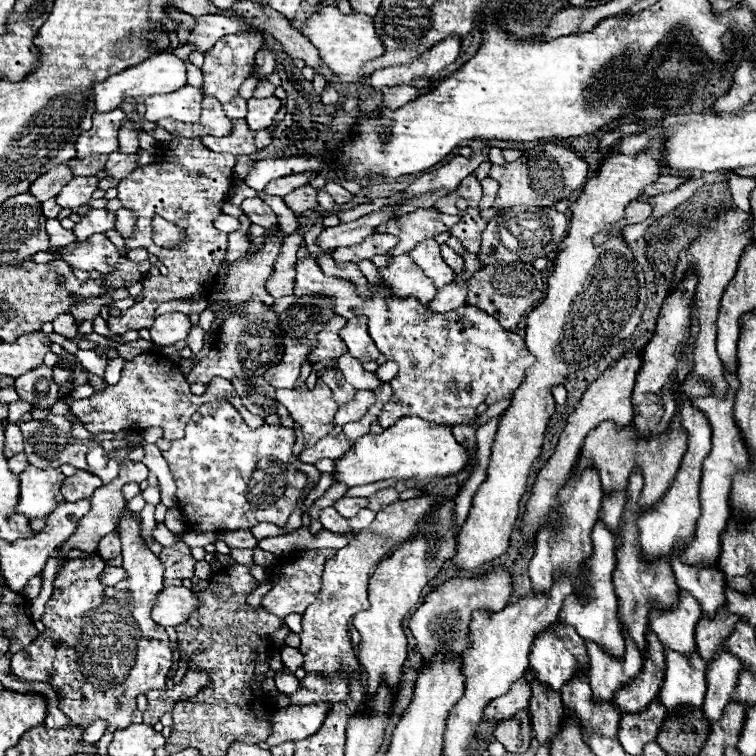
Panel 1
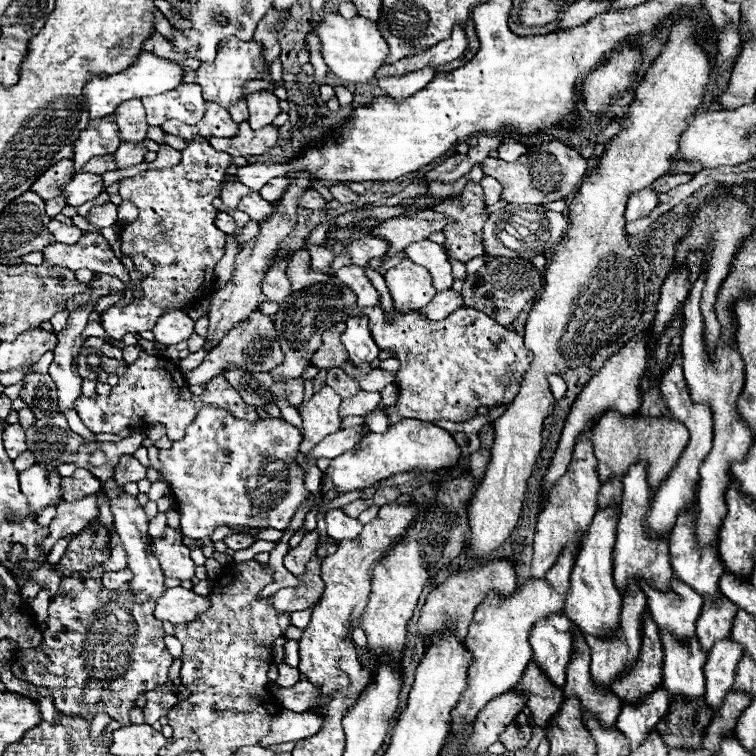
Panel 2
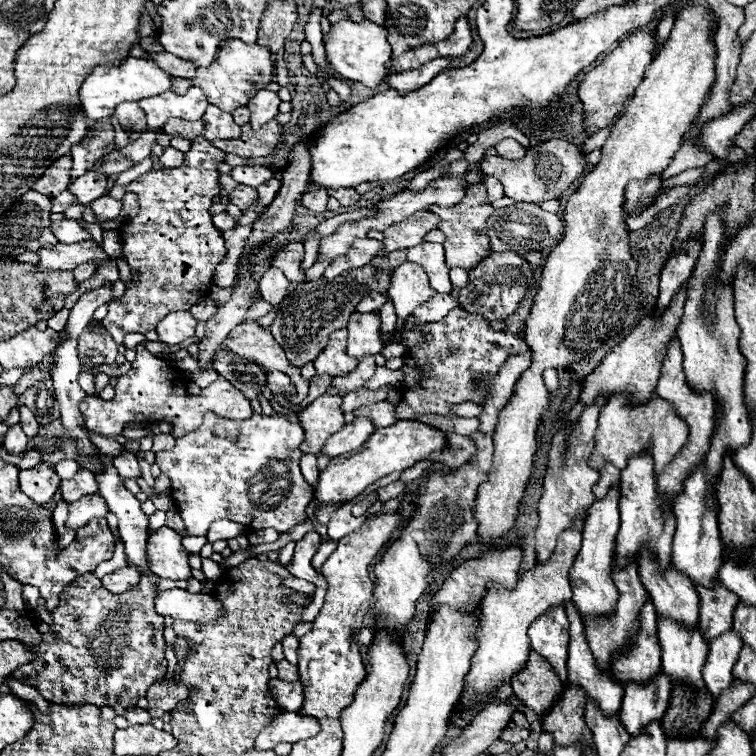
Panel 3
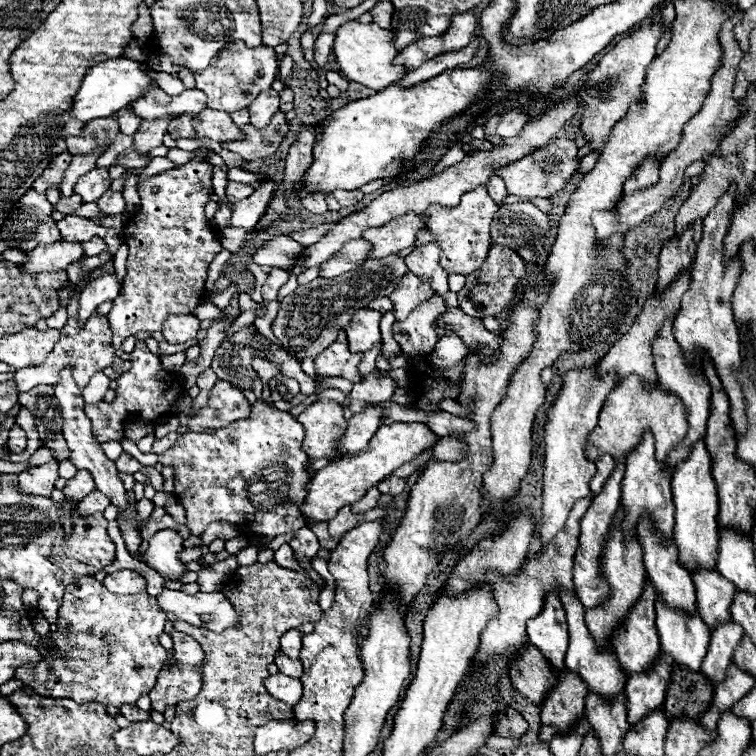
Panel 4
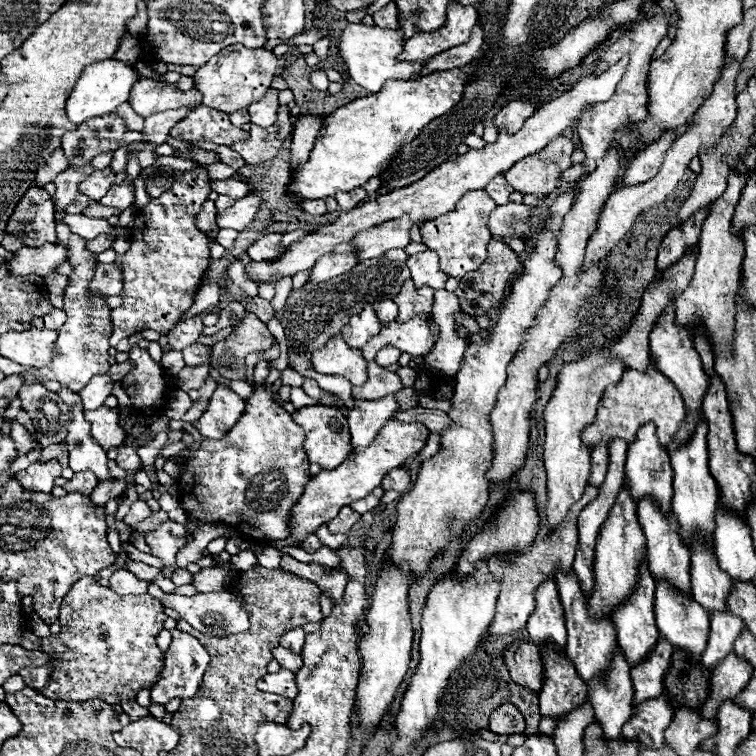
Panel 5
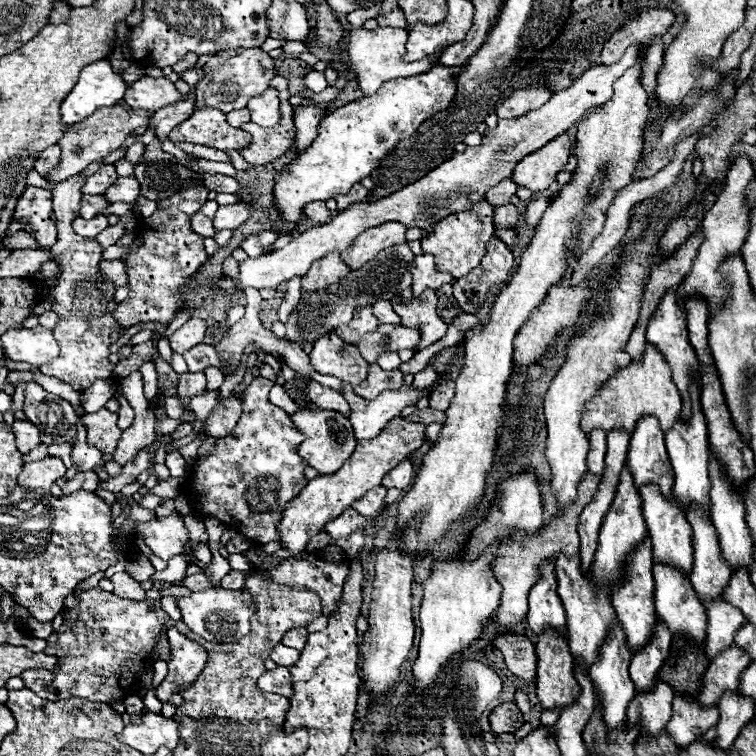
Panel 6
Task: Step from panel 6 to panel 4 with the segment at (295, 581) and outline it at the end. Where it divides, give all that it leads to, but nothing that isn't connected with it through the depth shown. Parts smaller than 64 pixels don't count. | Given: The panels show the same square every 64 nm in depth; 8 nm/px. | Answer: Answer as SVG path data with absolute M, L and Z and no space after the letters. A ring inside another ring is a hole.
M282 544L282 546L276 550L276 564L282 566L282 568L288 568L288 570L294 570L294 572L304 572L304 568L294 560L292 548L290 548L288 544Z

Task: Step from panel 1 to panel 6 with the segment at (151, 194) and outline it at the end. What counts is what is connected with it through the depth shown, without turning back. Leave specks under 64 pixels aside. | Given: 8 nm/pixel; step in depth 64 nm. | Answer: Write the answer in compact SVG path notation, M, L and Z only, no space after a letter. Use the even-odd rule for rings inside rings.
M194 184L170 198L160 200L158 210L150 218L140 220L142 226L136 226L136 234L140 236L142 246L124 258L132 288L128 298L116 308L114 314L122 328L130 328L146 320L168 326L174 318L182 304L186 280L196 274L198 268L208 260L208 254L204 252L204 238L190 230L190 216L204 206L206 194L208 190L204 190L204 186Z

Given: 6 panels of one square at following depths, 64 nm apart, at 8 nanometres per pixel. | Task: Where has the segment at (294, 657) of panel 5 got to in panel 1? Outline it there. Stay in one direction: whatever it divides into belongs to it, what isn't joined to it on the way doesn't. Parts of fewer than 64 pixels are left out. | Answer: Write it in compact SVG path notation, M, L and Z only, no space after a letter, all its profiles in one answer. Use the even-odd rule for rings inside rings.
M288 668L278 670L276 676L274 676L274 680L276 680L278 690L284 692L284 694L292 694L292 692L296 692L296 690L298 690L298 684L300 684L300 680L298 680L298 678L294 676L294 672L288 670Z

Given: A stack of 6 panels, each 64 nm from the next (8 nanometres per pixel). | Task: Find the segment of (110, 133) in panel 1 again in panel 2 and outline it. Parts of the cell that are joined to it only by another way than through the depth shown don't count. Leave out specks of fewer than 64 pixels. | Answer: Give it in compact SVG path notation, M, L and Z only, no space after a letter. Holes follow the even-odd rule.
M110 114L108 118L96 118L88 124L88 130L80 134L80 138L74 142L74 174L82 172L82 166L94 158L112 154L118 150L118 126L116 116Z

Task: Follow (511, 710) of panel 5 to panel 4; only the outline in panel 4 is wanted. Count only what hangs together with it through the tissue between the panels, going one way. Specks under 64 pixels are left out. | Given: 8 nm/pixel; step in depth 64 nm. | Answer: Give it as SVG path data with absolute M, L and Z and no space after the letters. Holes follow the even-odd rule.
M506 708L502 712L498 712L496 722L494 722L494 732L506 738L522 738L528 730L526 720L514 710L514 708Z

